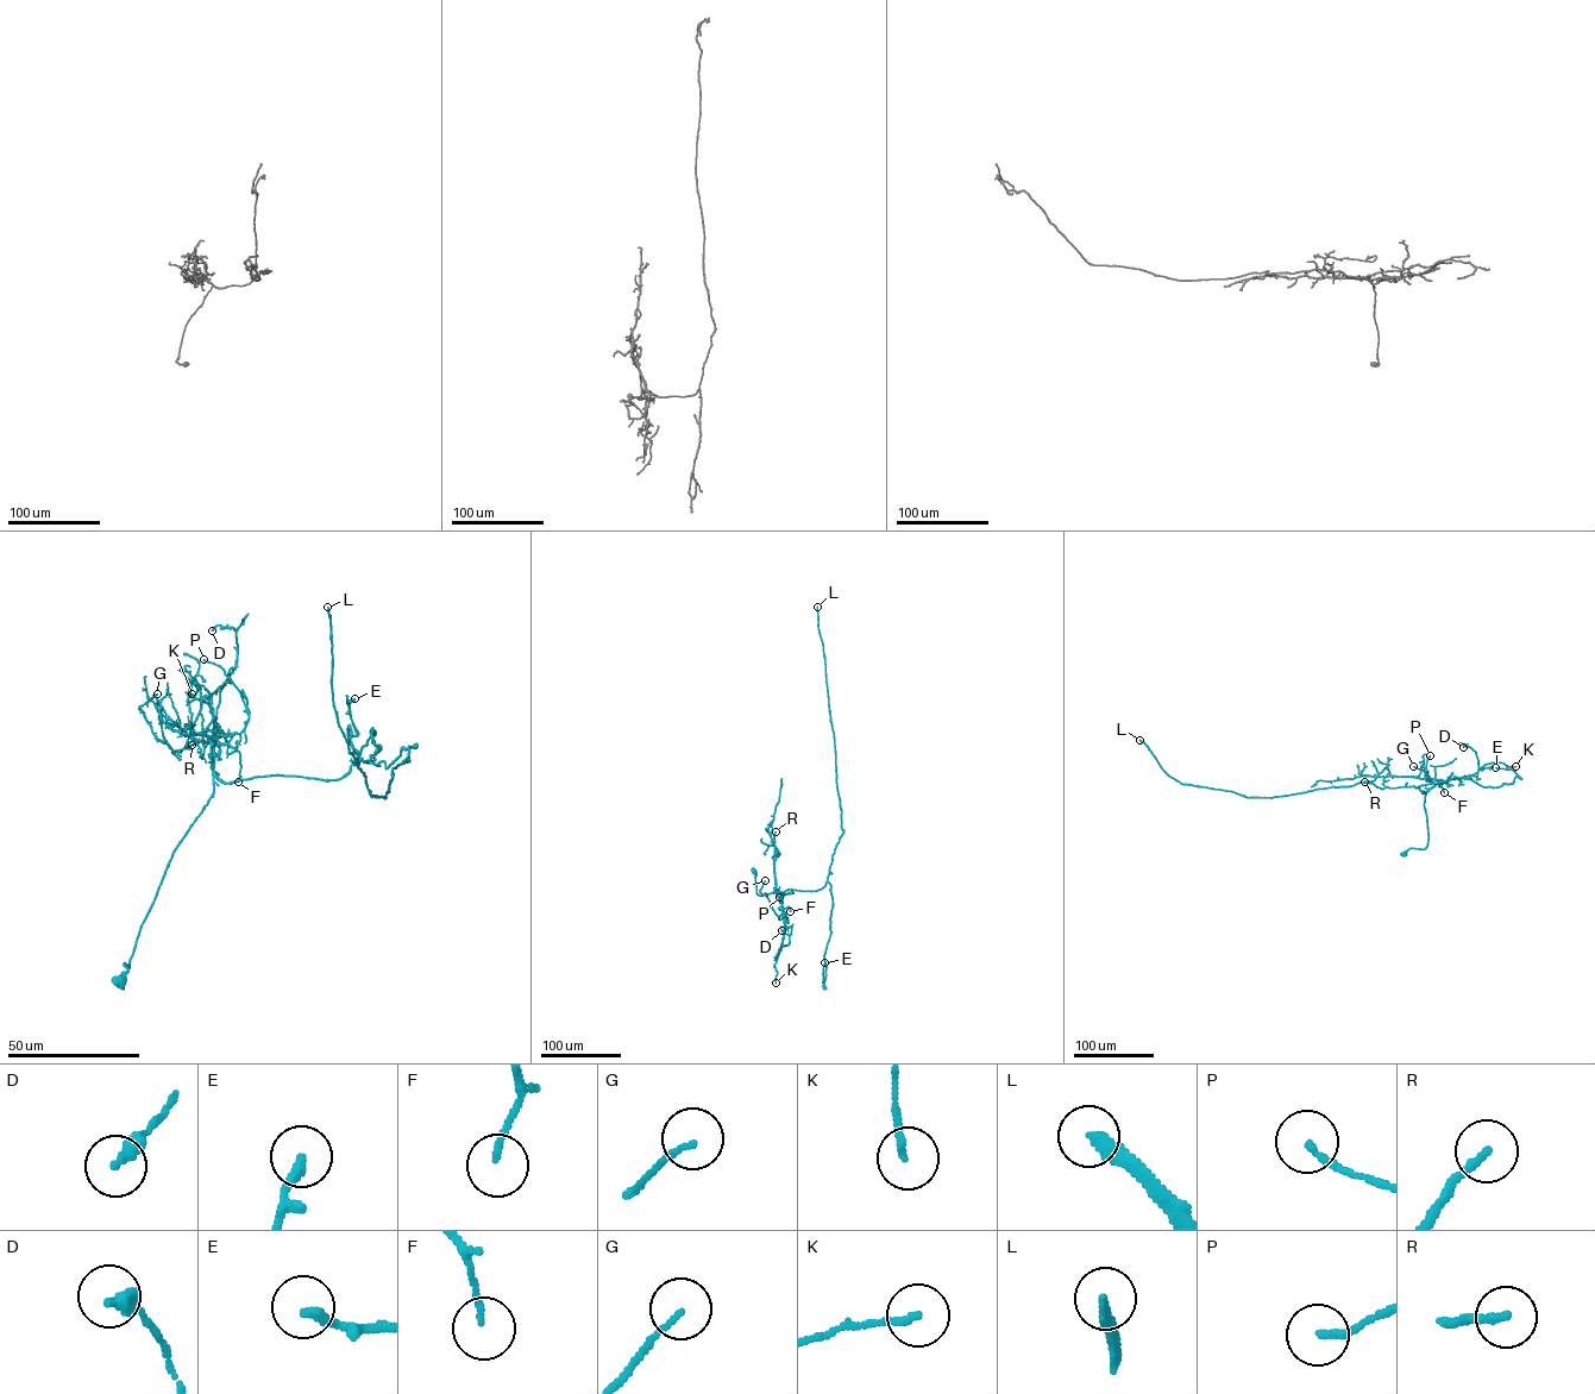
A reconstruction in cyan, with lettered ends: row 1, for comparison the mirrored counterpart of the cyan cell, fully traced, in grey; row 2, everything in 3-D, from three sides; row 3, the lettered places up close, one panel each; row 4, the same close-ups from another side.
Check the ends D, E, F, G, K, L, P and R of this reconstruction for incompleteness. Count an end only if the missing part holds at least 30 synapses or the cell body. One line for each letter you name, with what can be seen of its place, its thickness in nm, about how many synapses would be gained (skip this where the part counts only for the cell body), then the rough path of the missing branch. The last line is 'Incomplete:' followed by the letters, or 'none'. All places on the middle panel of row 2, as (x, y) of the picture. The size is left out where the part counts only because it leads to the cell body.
L: at (817, 607); 280 nm thick; about 110 synapses; missing branch runs (817, 607), (818, 576), (811, 571), (818, 559)
Incomplete: L

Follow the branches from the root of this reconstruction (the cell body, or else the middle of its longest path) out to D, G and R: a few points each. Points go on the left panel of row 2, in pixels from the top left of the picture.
D: (118, 980), (174, 849), (213, 791), (213, 743), (223, 733), (217, 707), (237, 644), (232, 627), (212, 630)
G: (118, 980), (171, 854), (214, 789), (213, 742), (174, 751), (152, 733), (139, 707), (157, 694)
R: (118, 980), (174, 849), (213, 791), (212, 741), (192, 735), (187, 726), (186, 746), (192, 745)

